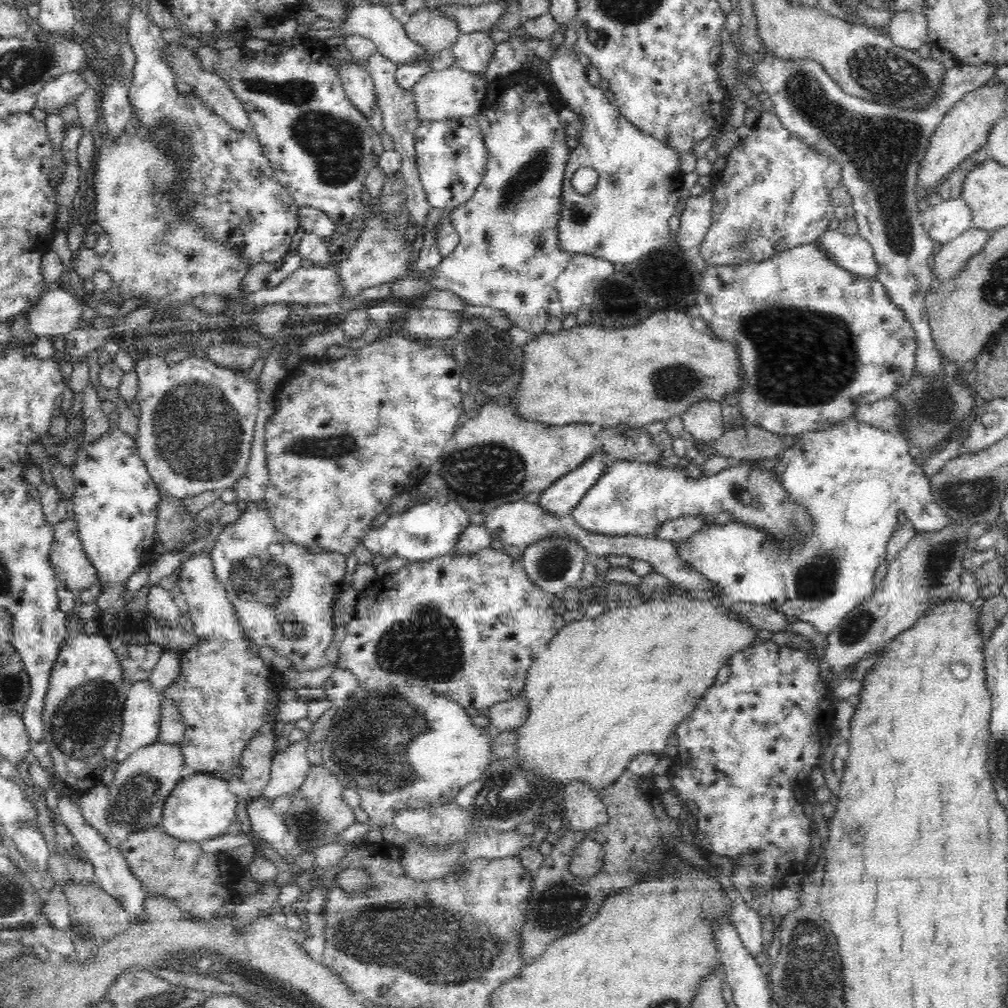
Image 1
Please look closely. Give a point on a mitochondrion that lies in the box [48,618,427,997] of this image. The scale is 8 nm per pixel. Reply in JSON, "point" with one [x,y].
{"point":[84,719]}

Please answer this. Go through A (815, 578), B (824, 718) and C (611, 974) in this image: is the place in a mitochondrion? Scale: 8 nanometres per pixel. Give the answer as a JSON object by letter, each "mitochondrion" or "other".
{"A":"mitochondrion","B":"other","C":"other"}

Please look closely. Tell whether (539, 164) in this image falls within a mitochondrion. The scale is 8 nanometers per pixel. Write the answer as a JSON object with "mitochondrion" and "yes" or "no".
{"mitochondrion":"yes"}

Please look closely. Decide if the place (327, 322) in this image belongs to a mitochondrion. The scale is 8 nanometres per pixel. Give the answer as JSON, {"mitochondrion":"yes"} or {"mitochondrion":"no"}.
{"mitochondrion":"no"}

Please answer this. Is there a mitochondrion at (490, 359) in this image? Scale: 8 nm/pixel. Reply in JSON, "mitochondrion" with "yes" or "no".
{"mitochondrion":"yes"}

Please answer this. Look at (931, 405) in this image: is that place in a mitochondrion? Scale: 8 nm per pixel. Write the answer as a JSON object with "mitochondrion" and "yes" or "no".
{"mitochondrion":"yes"}

